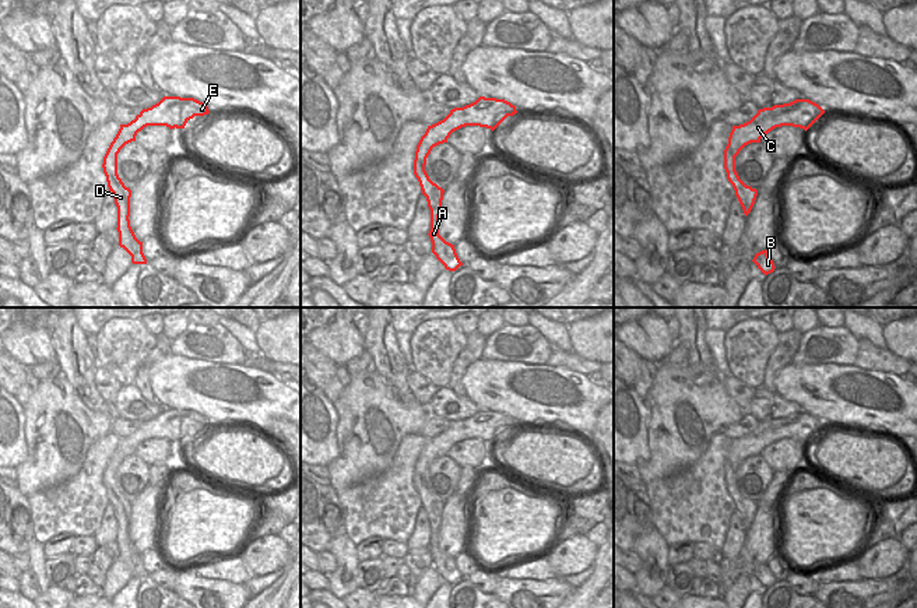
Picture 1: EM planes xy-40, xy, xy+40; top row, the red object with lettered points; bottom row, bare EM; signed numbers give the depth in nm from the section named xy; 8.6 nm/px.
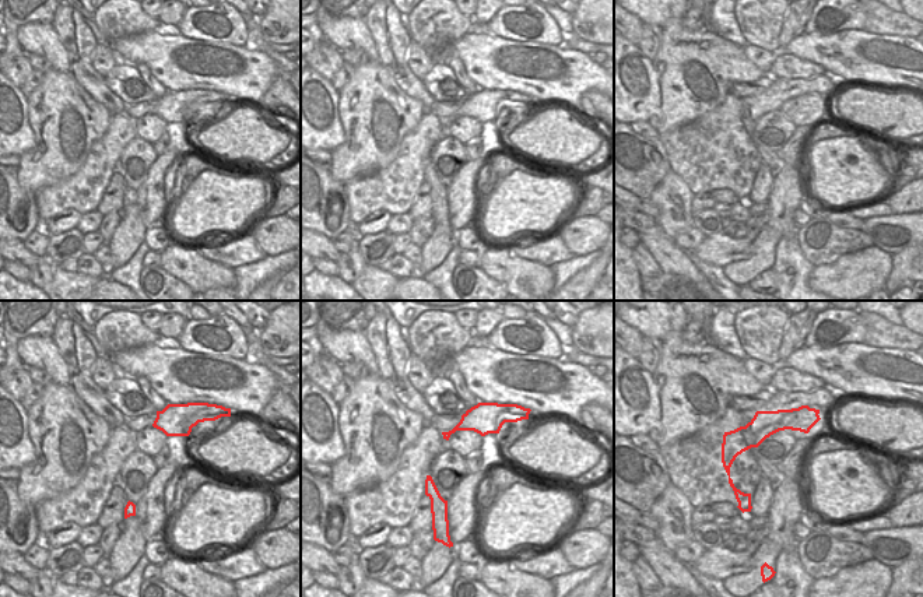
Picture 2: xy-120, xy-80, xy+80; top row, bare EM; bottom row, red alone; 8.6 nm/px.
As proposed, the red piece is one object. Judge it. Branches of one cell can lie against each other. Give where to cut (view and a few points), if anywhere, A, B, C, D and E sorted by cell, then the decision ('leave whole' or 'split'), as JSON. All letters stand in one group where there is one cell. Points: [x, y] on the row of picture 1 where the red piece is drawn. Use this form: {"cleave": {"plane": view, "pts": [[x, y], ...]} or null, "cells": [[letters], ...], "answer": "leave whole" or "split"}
{"cleave": null, "cells": [["A", "B", "C", "D", "E"]], "answer": "leave whole"}

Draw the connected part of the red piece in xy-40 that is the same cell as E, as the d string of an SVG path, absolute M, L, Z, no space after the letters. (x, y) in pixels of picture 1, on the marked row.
M164 96L158 103L143 109L130 123L120 124L116 137L110 143L102 168L117 207L119 246L131 256L133 264L147 264L147 259L143 253L143 242L136 238L130 226L131 190L124 186L117 175L117 154L126 144L136 141L137 133L147 126L166 126L171 130L175 127L185 129L186 123L194 116L208 113L208 106L194 98Z

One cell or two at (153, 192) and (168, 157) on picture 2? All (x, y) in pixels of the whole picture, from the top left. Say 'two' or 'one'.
one

